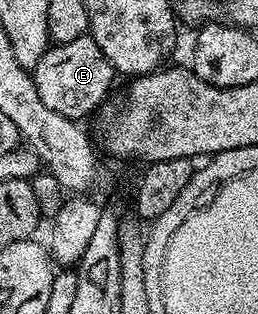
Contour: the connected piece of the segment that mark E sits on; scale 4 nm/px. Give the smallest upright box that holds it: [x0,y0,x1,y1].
[31,35,115,120]

